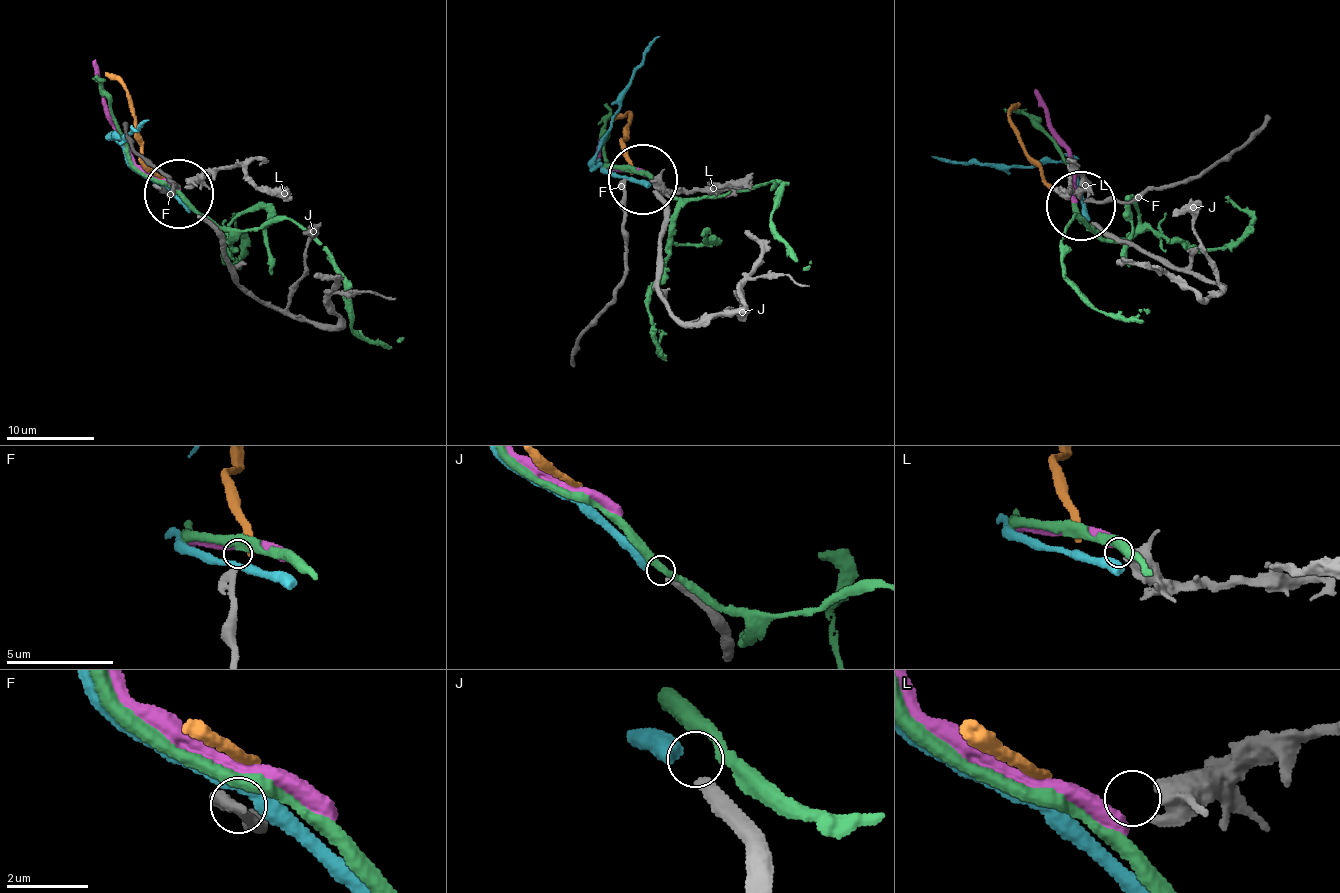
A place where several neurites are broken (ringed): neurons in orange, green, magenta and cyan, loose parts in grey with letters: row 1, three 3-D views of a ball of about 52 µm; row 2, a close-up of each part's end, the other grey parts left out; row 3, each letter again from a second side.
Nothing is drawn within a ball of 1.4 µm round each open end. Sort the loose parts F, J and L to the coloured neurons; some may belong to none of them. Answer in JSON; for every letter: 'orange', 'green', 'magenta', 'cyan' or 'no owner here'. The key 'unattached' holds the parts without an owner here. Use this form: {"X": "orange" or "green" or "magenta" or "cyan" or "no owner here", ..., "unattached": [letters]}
{"F": "no owner here", "J": "cyan", "L": "no owner here", "unattached": ["F", "L"]}

